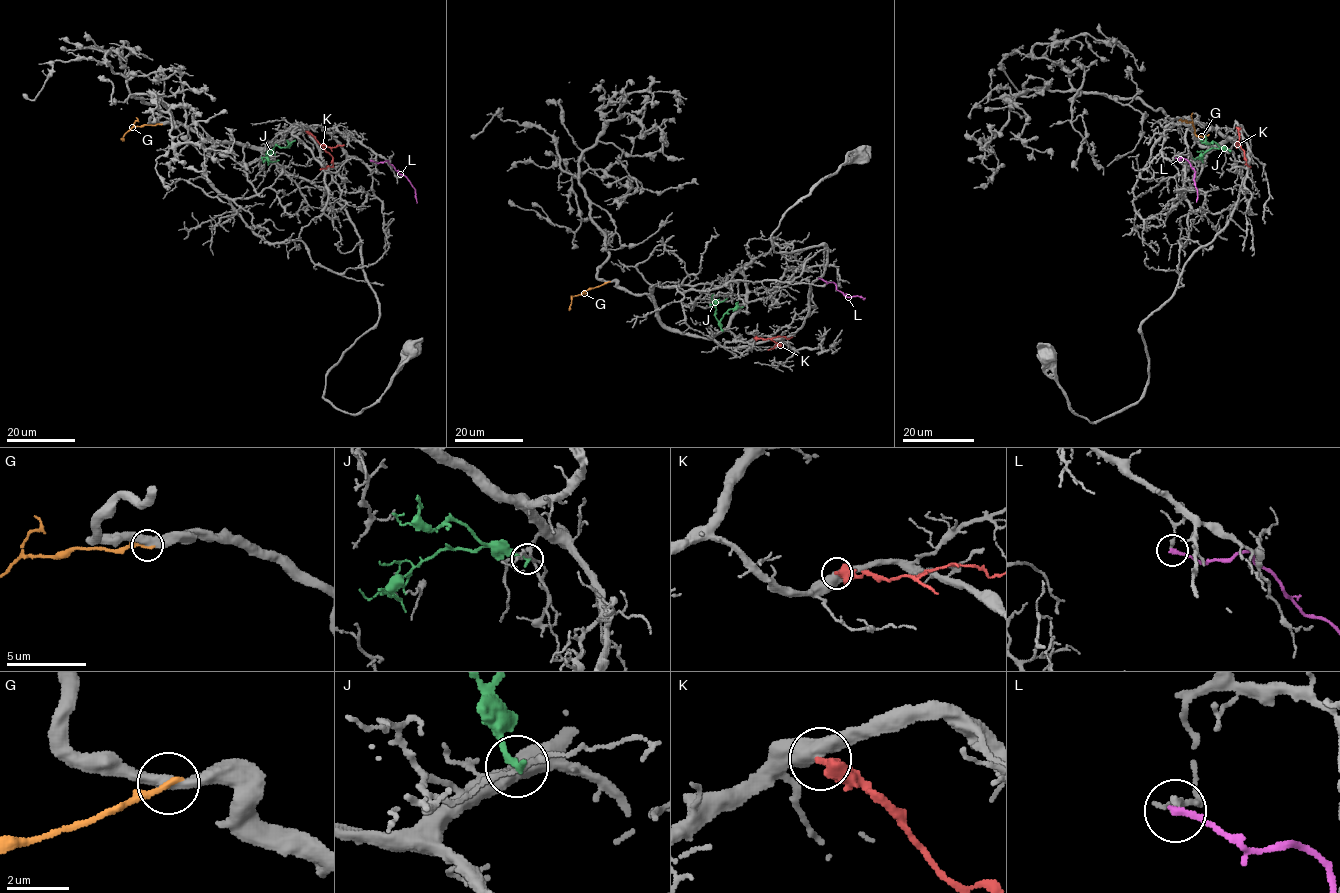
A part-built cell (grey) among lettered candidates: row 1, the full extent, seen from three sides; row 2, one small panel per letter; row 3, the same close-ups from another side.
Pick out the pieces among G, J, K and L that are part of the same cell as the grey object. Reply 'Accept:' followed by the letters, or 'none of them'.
Accept: none of them

